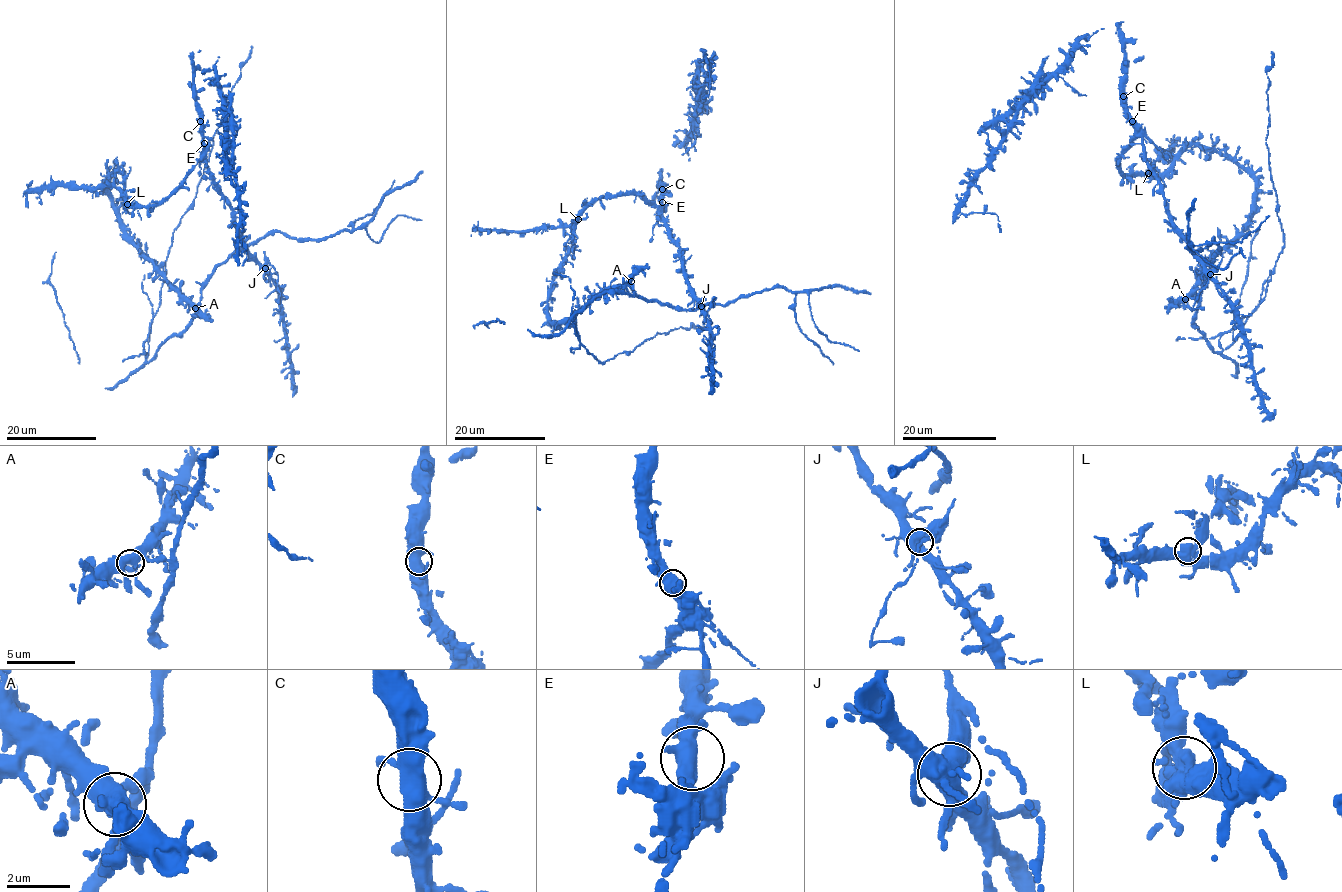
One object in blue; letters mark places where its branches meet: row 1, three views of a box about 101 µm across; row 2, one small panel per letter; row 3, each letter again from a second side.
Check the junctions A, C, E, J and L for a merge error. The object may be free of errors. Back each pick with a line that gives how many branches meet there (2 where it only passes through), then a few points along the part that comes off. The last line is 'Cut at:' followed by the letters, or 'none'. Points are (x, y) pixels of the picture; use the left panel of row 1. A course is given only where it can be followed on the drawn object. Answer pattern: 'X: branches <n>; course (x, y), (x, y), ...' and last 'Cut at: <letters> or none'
Cut at: none

